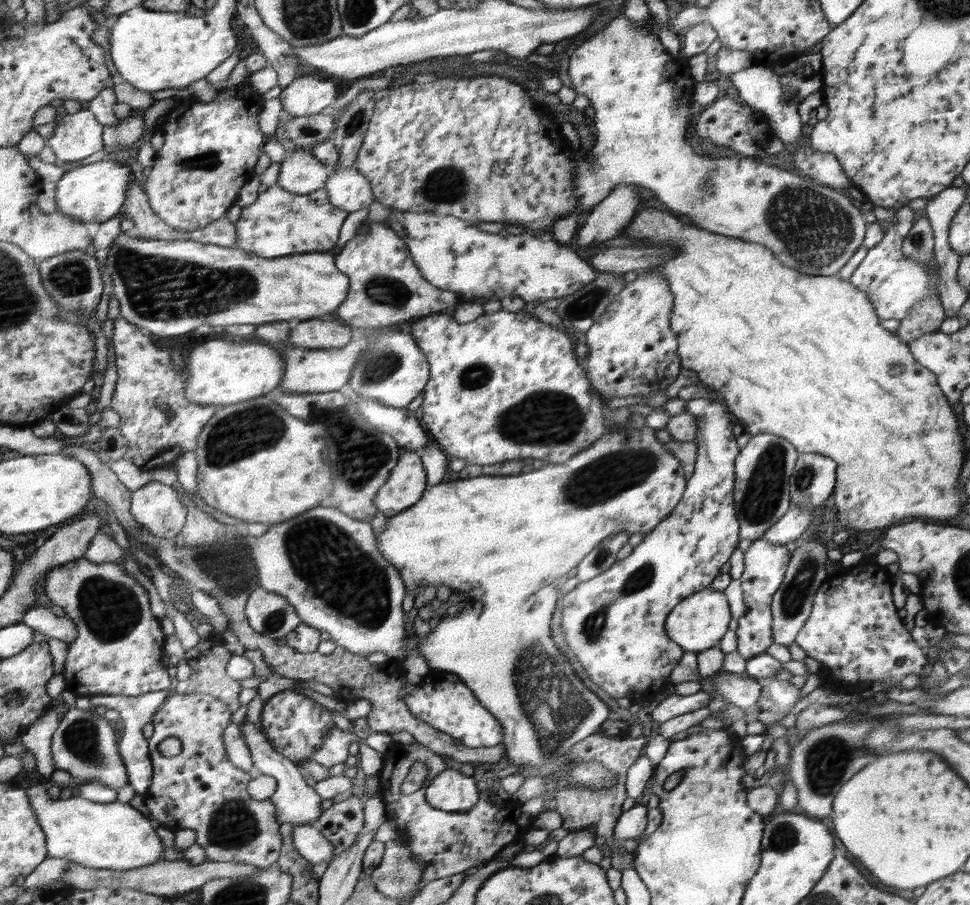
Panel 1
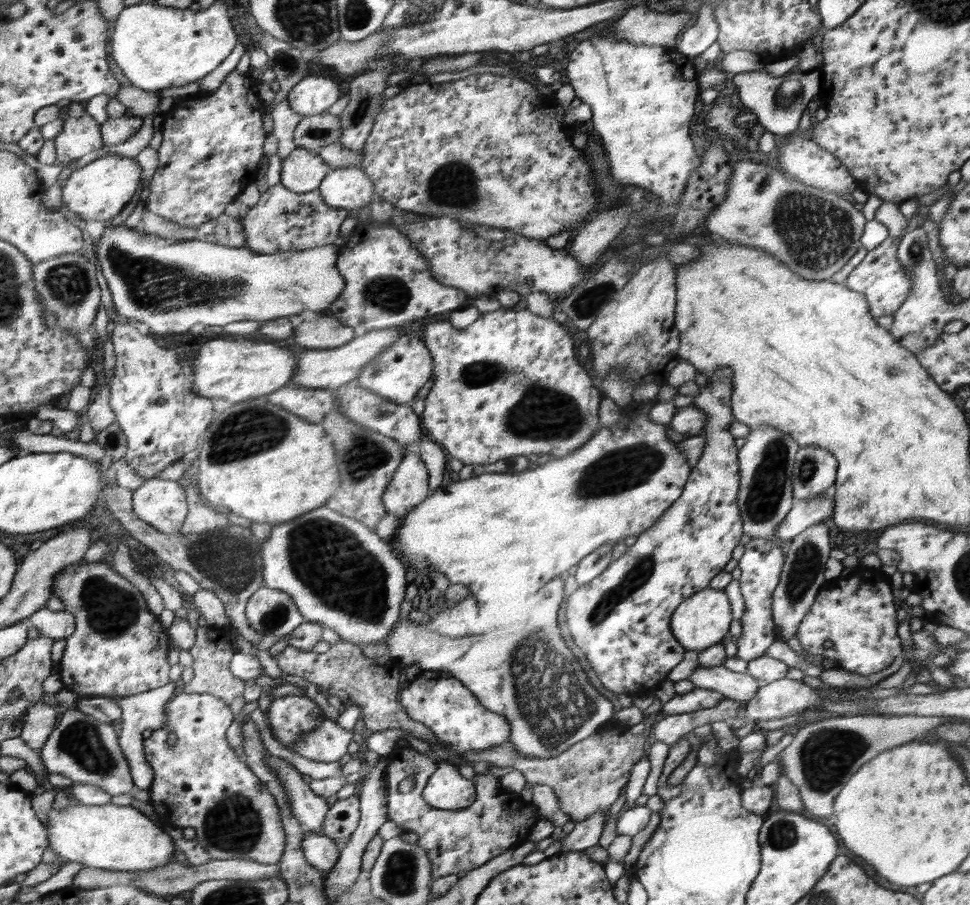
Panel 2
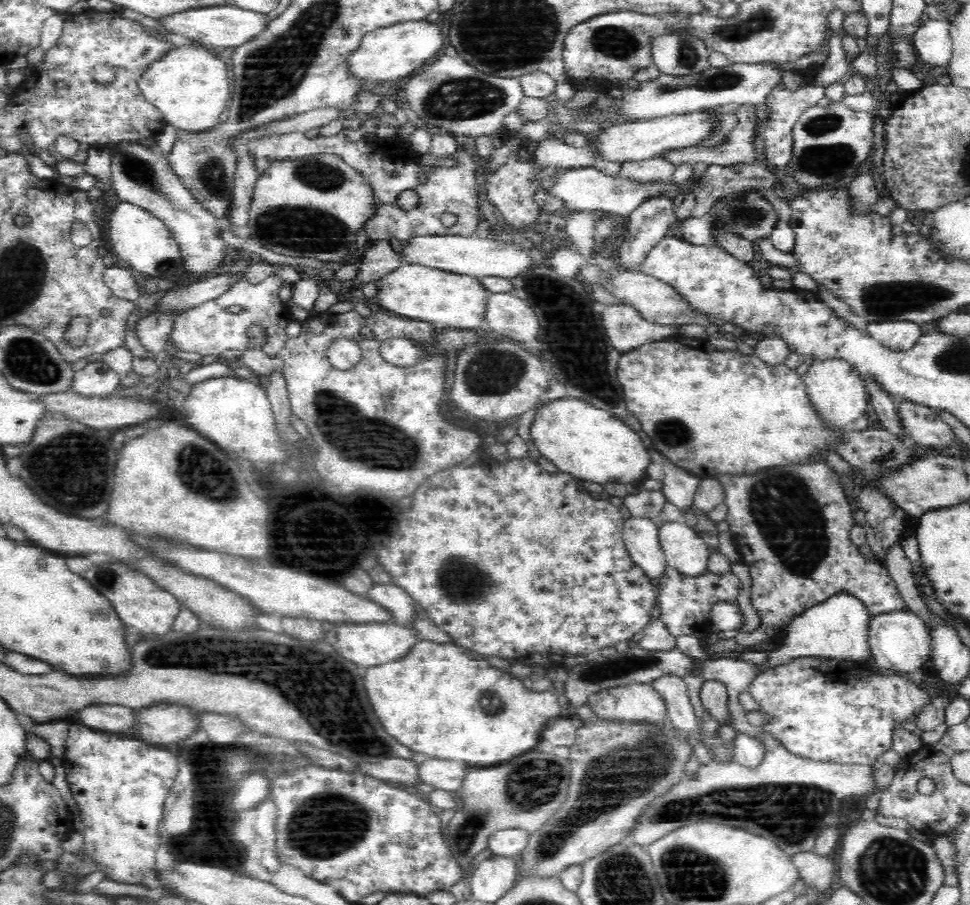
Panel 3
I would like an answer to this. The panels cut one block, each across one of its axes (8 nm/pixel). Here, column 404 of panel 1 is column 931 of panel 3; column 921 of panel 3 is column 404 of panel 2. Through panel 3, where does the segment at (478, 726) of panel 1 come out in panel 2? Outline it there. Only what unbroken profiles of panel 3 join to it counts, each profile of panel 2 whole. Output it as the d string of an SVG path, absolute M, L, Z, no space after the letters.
M422 669L401 690L399 703L412 720L428 726L437 741L456 756L462 756L468 750L486 750L504 745L512 736L512 724L503 715L486 708L465 683L444 669Z

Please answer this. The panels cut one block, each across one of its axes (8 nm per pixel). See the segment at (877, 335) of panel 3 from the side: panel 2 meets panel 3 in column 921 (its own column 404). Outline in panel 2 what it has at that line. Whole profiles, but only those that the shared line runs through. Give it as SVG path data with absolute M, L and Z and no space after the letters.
M386 327L385 329L378 329L378 330L368 331L368 332L366 332L366 334L363 334L362 336L359 336L359 337L355 336L353 338L353 340L349 342L349 344L339 346L338 348L322 349L322 350L308 350L308 352L304 352L304 354L300 354L301 357L299 358L299 362L298 362L297 374L293 377L293 379L290 382L296 382L296 384L300 384L300 386L295 386L295 387L300 387L300 388L320 388L322 390L325 390L326 388L332 388L332 389L337 390L338 388L342 387L343 385L346 386L351 381L356 380L356 378L361 374L361 371L362 371L363 367L366 367L367 364L369 364L373 359L376 359L378 357L378 354L380 354L380 352L384 352L384 350L386 350L386 348L389 348L389 346L392 346L392 344L394 344L394 342L397 342L398 338L402 338L402 336L406 336L406 334L408 334L408 332L402 330L402 328L399 328L399 327Z

